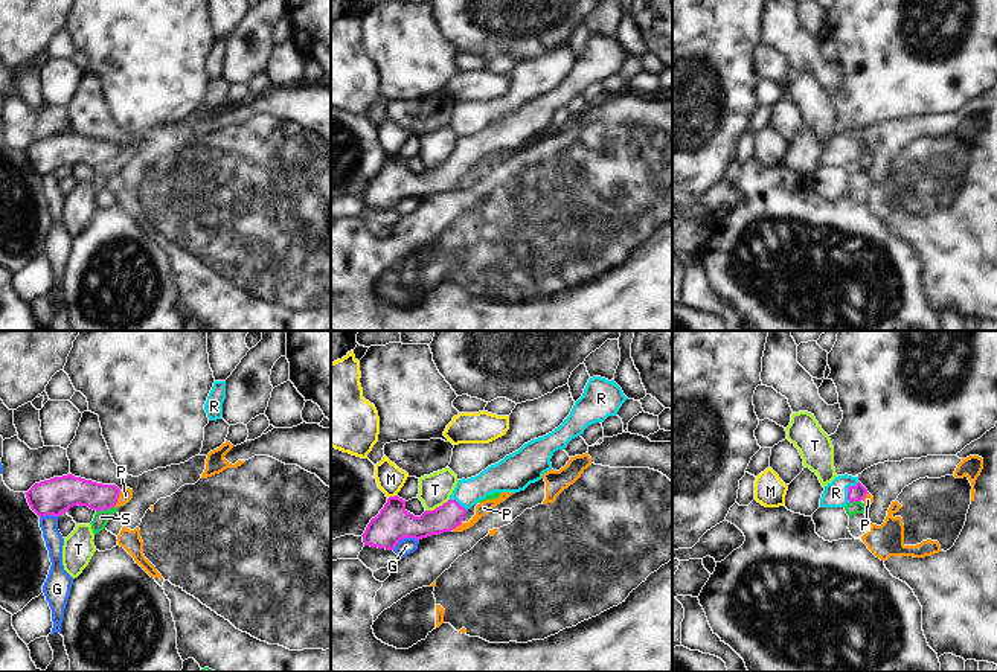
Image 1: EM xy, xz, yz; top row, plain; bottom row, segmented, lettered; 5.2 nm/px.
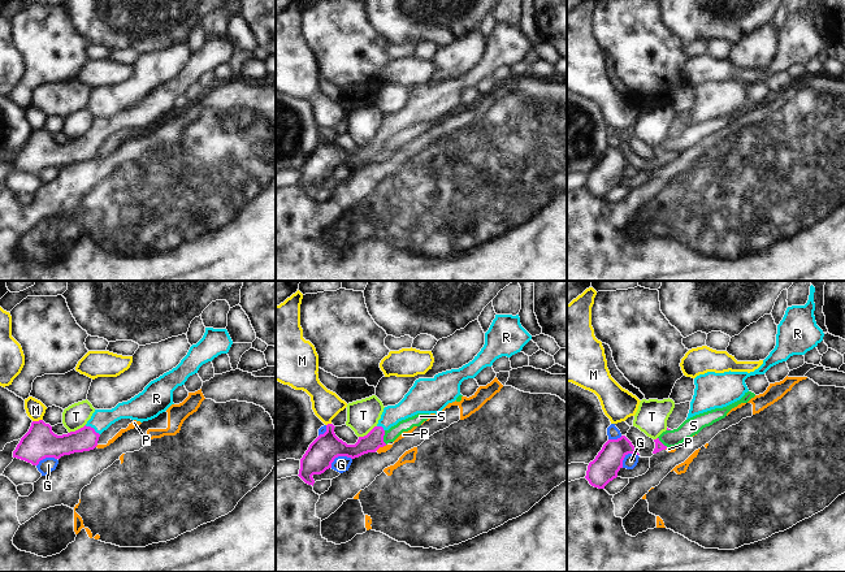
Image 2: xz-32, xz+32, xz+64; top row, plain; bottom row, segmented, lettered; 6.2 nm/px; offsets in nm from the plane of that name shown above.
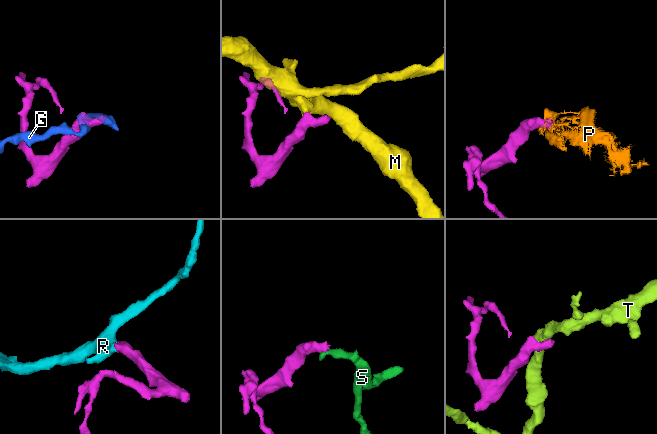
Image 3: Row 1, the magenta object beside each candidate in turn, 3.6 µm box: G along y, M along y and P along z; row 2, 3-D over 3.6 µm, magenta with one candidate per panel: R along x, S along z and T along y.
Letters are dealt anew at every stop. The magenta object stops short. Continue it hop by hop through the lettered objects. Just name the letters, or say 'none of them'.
R

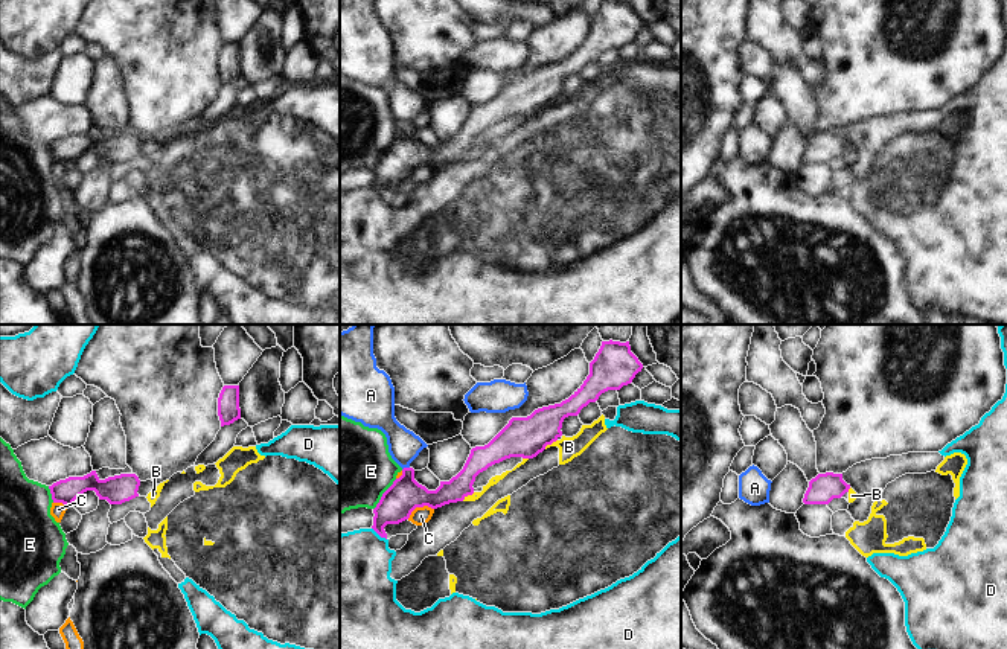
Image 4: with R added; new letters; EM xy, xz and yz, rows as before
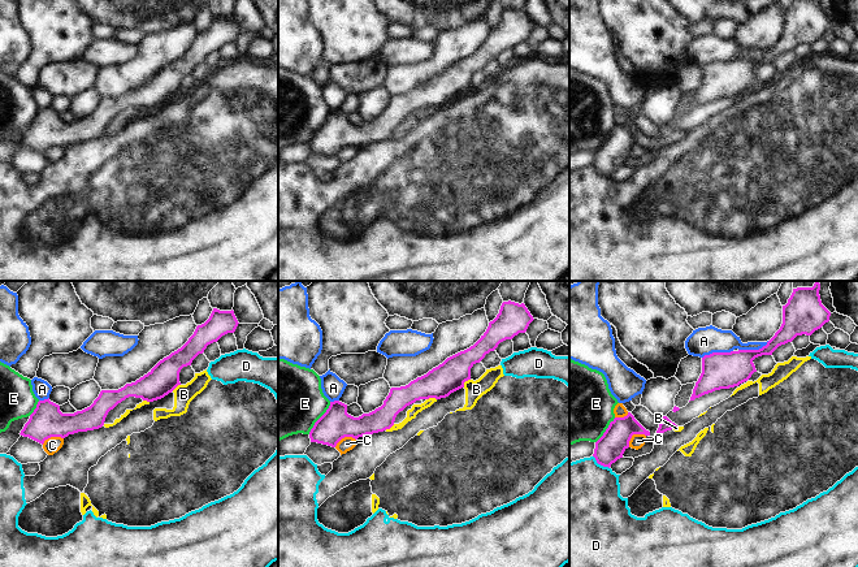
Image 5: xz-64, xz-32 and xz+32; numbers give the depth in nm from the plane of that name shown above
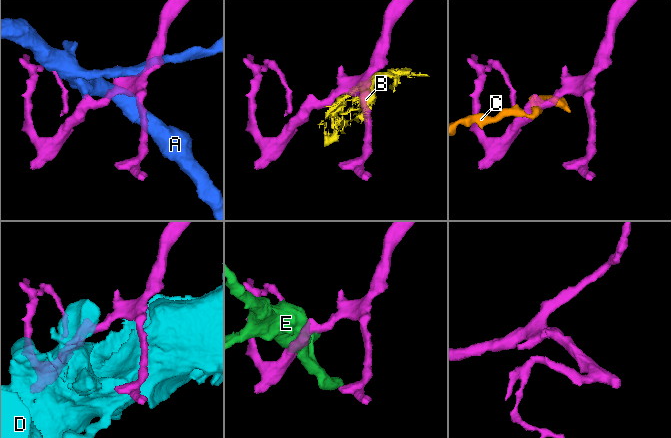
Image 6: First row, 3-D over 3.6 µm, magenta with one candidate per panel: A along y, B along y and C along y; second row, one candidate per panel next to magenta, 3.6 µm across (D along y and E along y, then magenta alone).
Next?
none of them

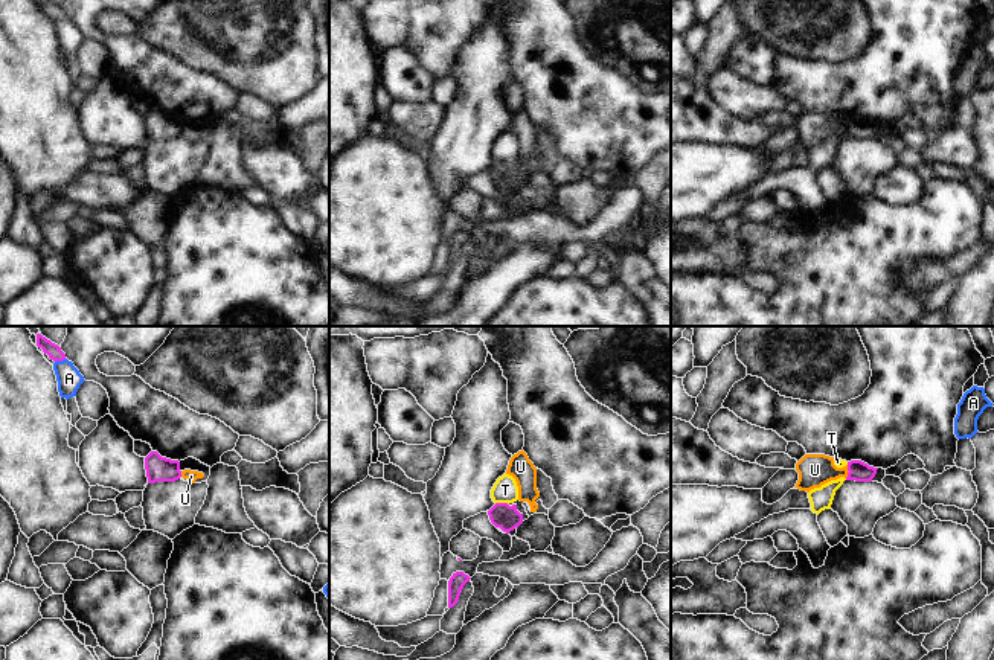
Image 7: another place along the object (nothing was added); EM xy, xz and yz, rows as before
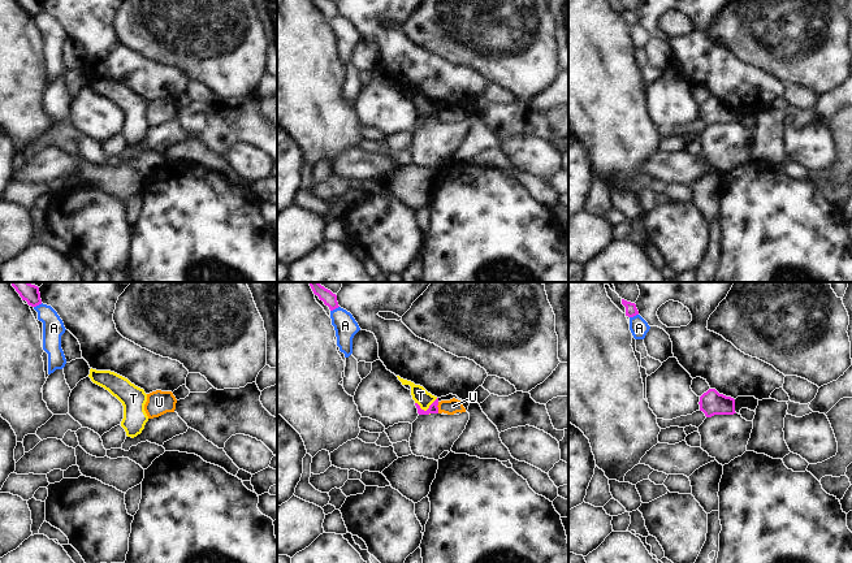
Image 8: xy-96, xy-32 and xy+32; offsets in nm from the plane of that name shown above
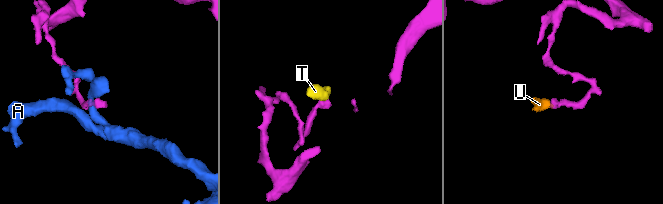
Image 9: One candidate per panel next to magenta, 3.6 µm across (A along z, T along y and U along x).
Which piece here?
none of them

